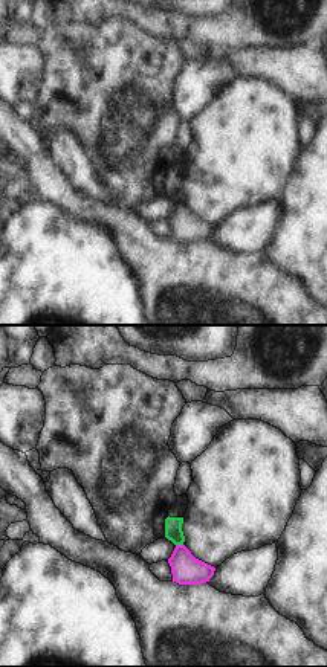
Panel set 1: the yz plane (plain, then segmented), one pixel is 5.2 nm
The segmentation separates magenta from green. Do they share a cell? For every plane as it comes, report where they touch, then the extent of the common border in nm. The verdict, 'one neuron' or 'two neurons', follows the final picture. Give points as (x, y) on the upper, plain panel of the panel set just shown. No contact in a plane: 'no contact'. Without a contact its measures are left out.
meets magenta at (179, 203); contact 40 nm long

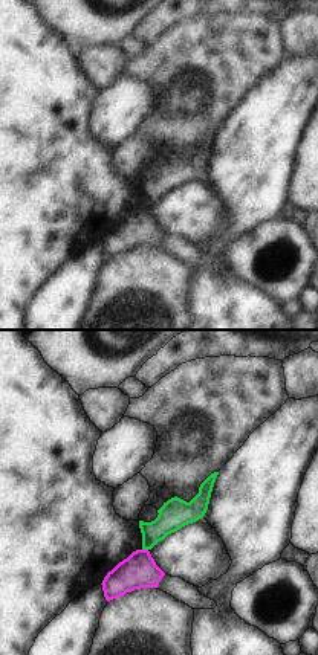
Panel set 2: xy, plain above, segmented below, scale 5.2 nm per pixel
meets magenta at (146, 208); contact 30 nm long

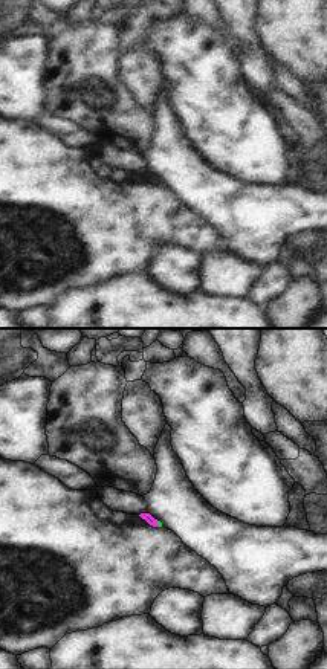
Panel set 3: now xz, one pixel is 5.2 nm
meets magenta at (156, 182); contact 40 nm long

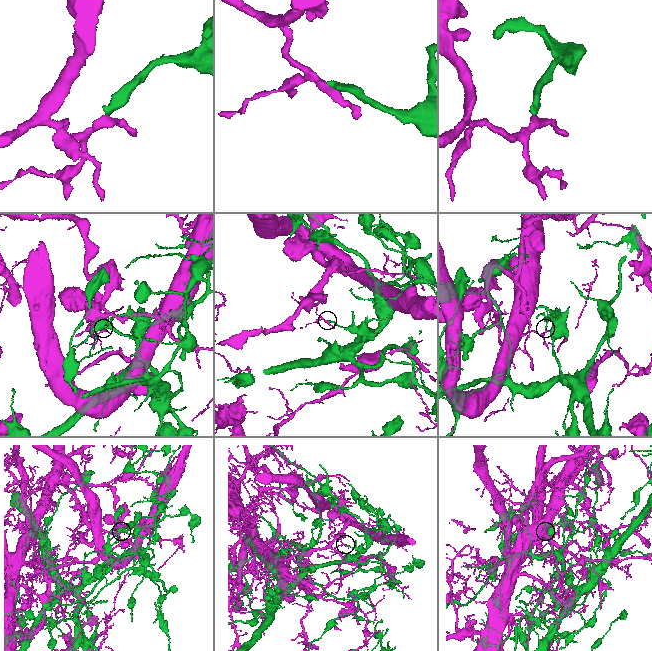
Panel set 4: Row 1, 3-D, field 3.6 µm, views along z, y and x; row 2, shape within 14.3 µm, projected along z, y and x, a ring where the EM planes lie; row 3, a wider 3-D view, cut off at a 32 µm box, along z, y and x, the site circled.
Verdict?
two neurons

